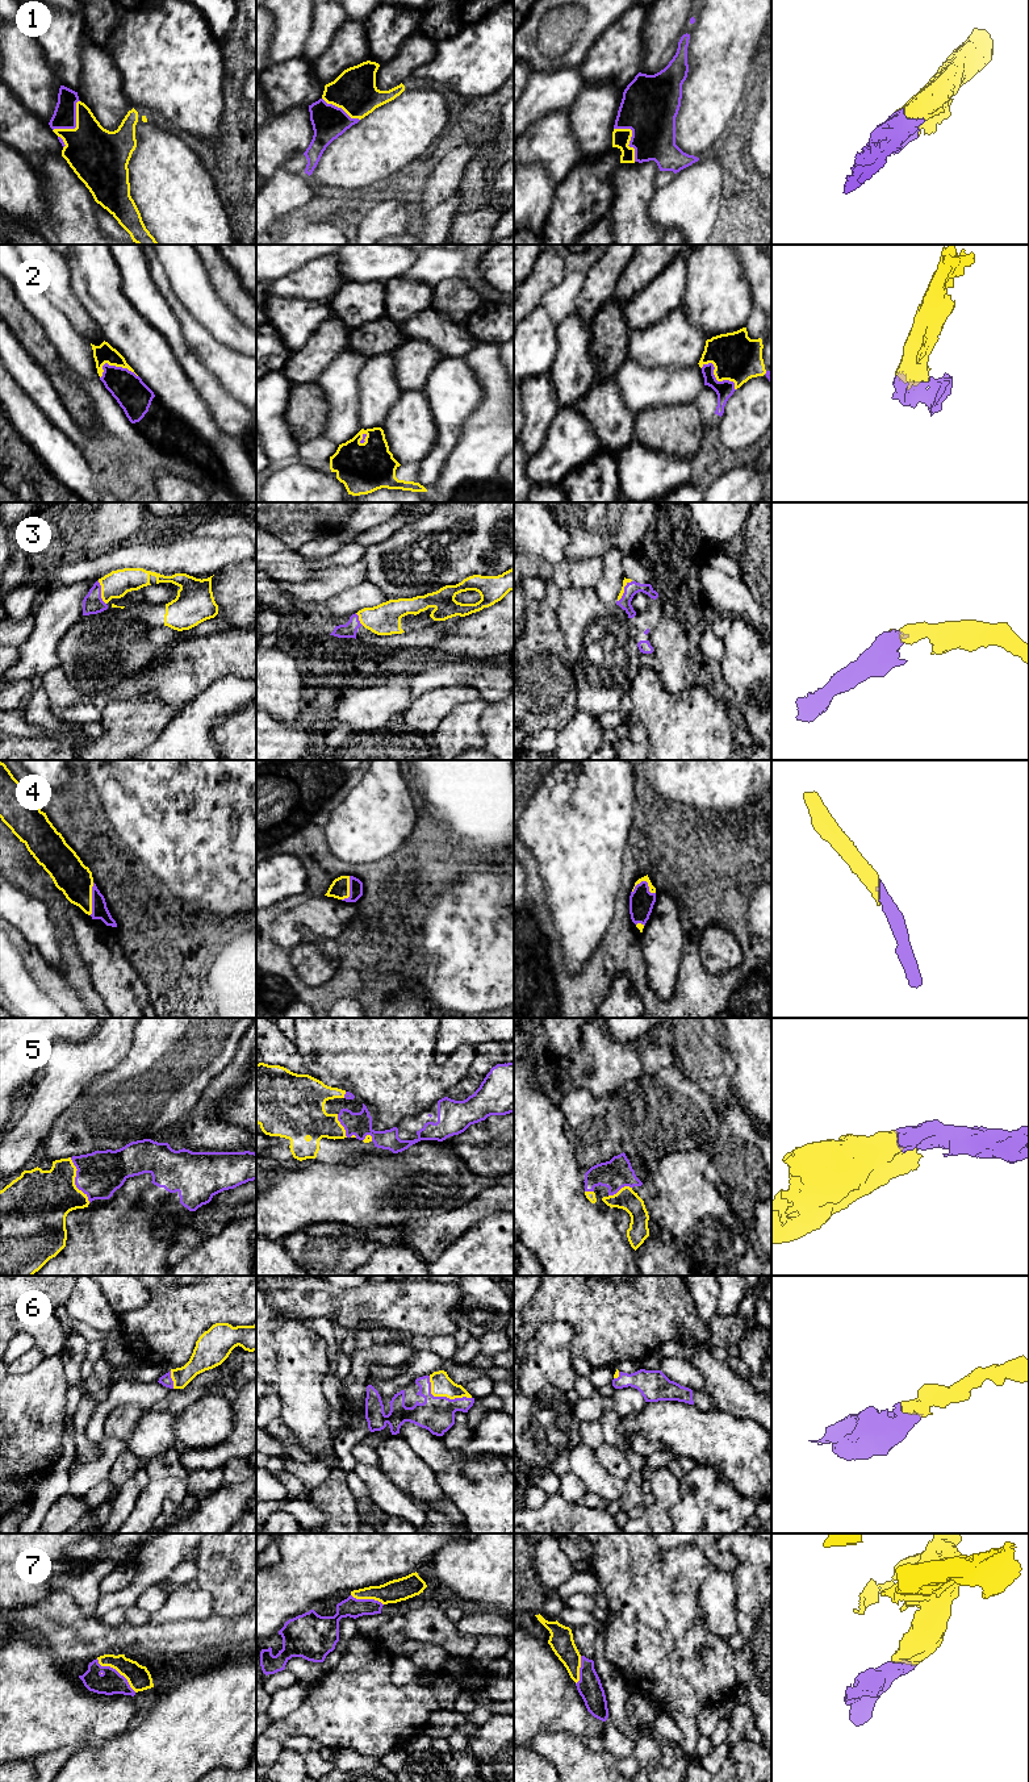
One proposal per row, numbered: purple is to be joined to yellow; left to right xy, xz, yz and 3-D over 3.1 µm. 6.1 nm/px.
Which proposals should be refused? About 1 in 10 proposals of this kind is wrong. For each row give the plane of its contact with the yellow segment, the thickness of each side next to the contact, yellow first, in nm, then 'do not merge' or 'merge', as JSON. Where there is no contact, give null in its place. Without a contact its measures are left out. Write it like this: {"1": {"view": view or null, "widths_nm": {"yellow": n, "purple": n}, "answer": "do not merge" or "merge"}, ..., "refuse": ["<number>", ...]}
{"1": {"view": "yz", "widths_nm": {"yellow": 110, "purple": 340}, "answer": "merge"}, "2": {"view": "yz", "widths_nm": {"yellow": 280, "purple": 110}, "answer": "merge"}, "3": {"view": "xy", "widths_nm": {"yellow": 160, "purple": 130}, "answer": "merge"}, "4": {"view": "xy", "widths_nm": {"yellow": 220, "purple": 100}, "answer": "merge"}, "5": {"view": "xy", "widths_nm": {"yellow": 380, "purple": 280}, "answer": "merge"}, "6": {"view": "xz", "widths_nm": {"yellow": 140, "purple": 220}, "answer": "merge"}, "7": {"view": "xy", "widths_nm": {"yellow": 140, "purple": 150}, "answer": "merge"}, "refuse": []}

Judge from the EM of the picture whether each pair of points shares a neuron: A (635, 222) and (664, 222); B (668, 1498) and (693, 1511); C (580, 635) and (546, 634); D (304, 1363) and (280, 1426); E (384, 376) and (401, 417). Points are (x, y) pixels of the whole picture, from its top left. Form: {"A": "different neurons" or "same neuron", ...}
{"A": "different neurons", "B": "different neurons", "C": "different neurons", "D": "different neurons", "E": "different neurons"}

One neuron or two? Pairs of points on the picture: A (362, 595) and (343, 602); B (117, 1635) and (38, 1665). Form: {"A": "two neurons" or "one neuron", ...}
{"A": "one neuron", "B": "two neurons"}

